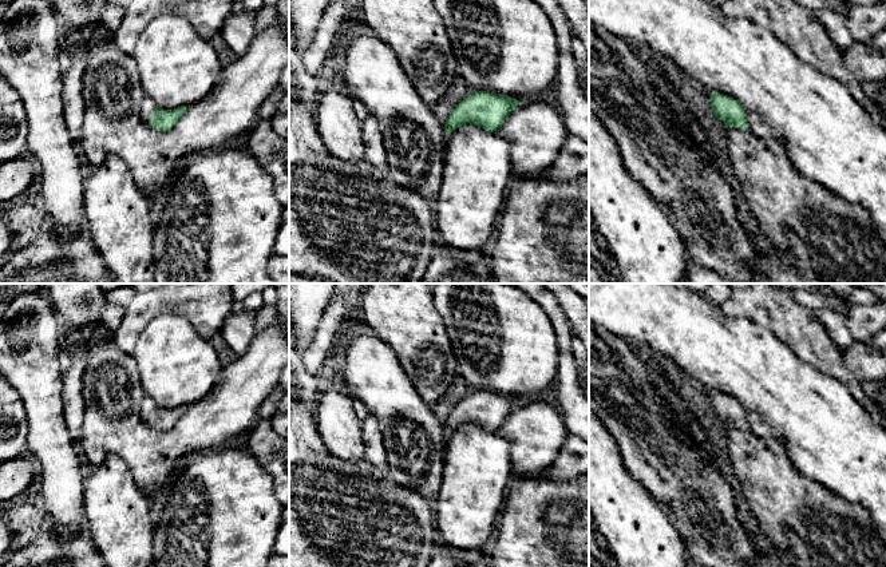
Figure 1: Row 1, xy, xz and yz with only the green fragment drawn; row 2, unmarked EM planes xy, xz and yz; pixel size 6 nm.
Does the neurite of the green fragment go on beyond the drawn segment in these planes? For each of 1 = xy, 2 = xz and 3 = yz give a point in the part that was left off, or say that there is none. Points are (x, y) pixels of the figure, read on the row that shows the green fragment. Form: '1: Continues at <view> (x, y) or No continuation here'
1: Continues at xy (147, 107)
2: Continues at xz (446, 137)
3: Continues at yz (756, 125)

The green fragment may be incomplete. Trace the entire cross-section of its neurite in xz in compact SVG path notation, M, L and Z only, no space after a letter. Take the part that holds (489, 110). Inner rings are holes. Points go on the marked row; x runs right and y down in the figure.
M474 91L470 96L455 104L454 111L444 122L443 146L446 150L451 132L459 126L471 123L486 131L497 131L519 100L490 91Z

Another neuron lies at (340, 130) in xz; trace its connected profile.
M324 84L317 103L316 123L329 154L357 163L364 159L363 127L353 100L339 87Z

